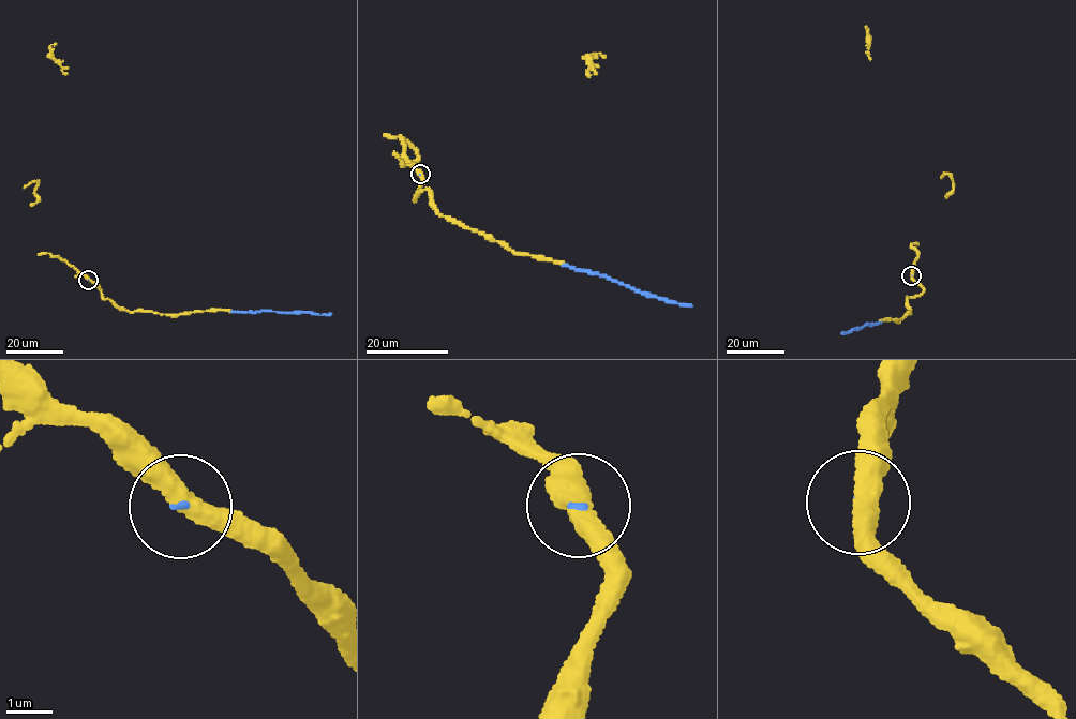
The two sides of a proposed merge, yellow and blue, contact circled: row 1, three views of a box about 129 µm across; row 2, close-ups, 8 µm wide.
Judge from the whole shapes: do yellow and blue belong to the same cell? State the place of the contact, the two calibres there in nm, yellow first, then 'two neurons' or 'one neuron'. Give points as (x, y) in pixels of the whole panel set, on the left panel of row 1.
place (88, 280); calibres 420 and 70 nm; one neuron

